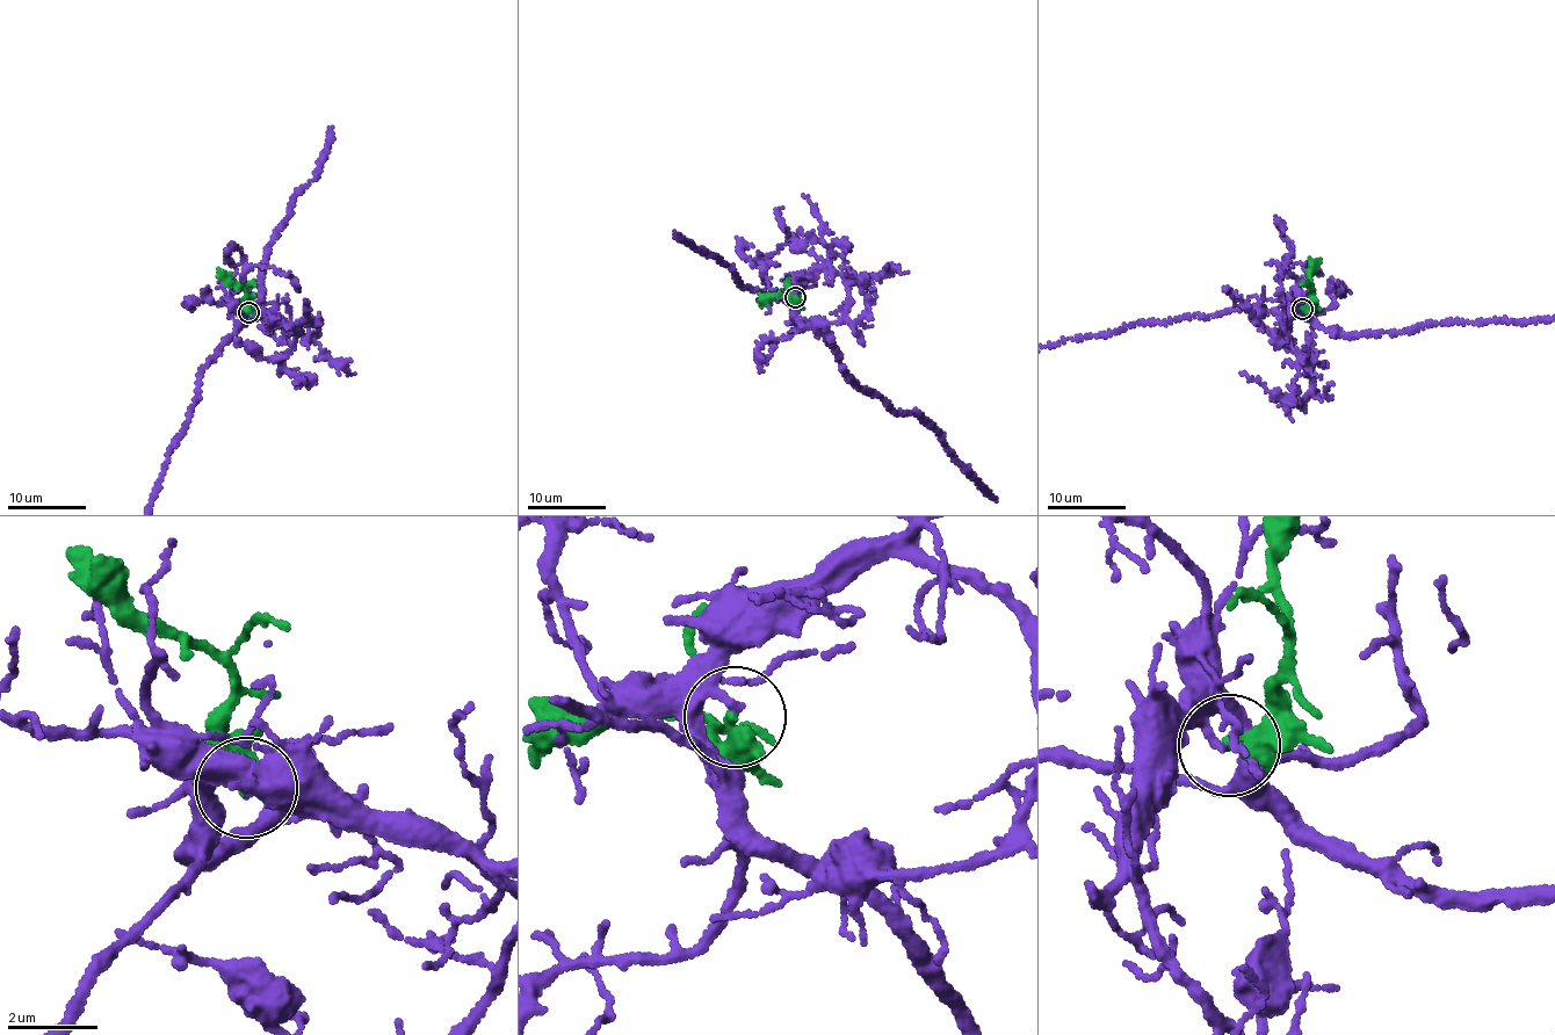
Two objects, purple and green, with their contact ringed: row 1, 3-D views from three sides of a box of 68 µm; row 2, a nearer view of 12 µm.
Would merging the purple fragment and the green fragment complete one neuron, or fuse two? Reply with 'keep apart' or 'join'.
keep apart

